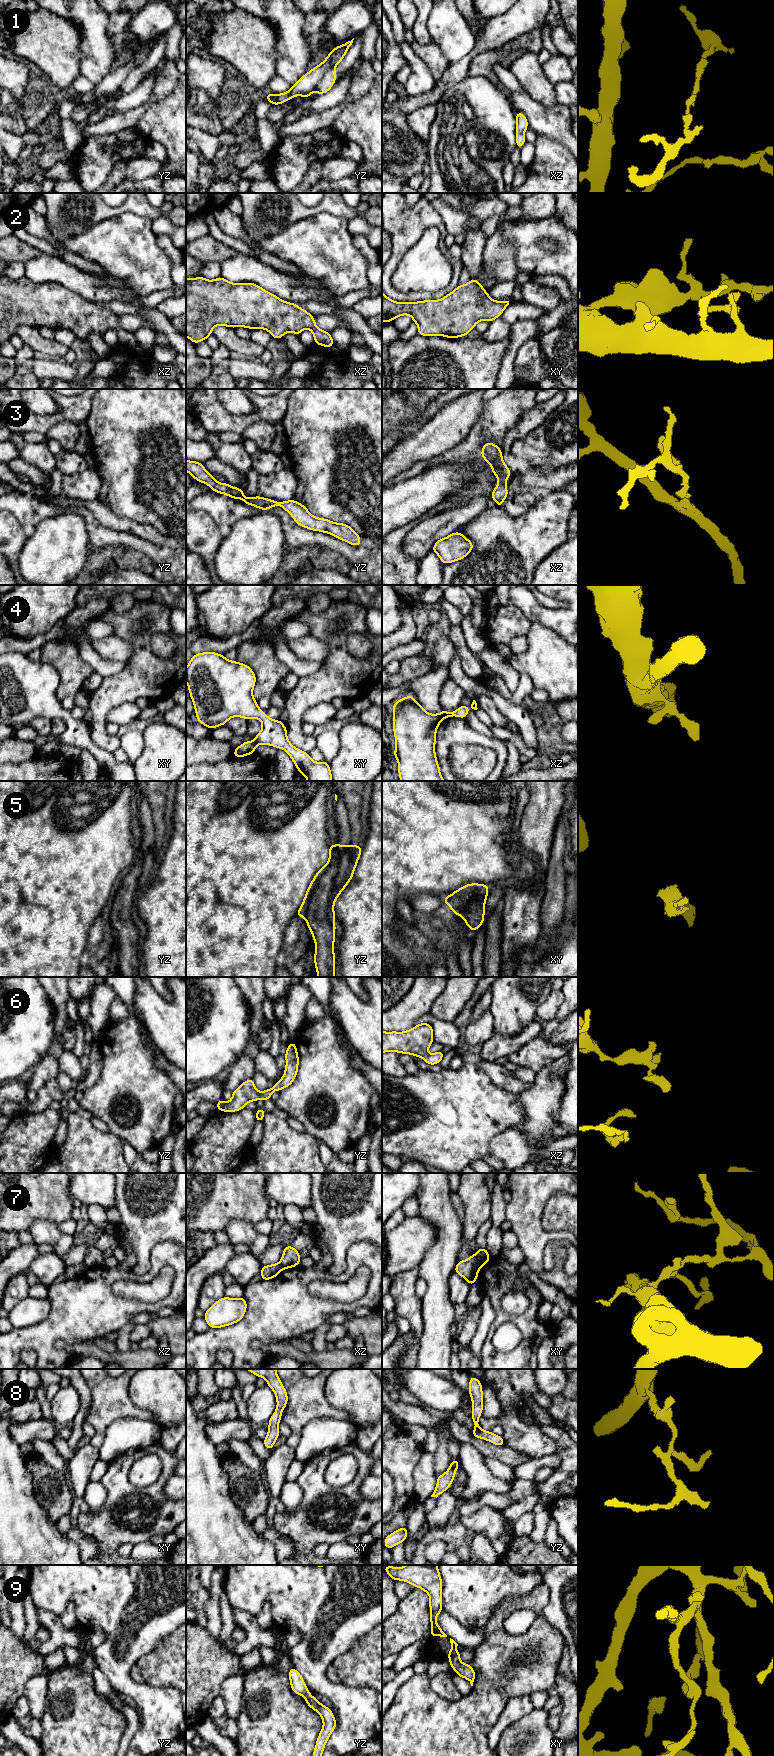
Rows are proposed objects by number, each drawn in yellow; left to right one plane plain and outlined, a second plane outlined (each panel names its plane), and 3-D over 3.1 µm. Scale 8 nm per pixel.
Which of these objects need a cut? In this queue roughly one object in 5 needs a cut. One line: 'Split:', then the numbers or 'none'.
Split: 7

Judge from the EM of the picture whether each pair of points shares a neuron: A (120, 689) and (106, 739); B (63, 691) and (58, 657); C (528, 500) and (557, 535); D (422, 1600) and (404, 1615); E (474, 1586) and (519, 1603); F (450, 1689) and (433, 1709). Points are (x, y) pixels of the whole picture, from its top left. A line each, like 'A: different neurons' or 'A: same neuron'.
A: same neuron
B: same neuron
C: different neurons
D: same neuron
E: different neurons
F: different neurons

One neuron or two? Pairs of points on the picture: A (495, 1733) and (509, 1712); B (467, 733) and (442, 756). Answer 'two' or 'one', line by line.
A: one
B: one

